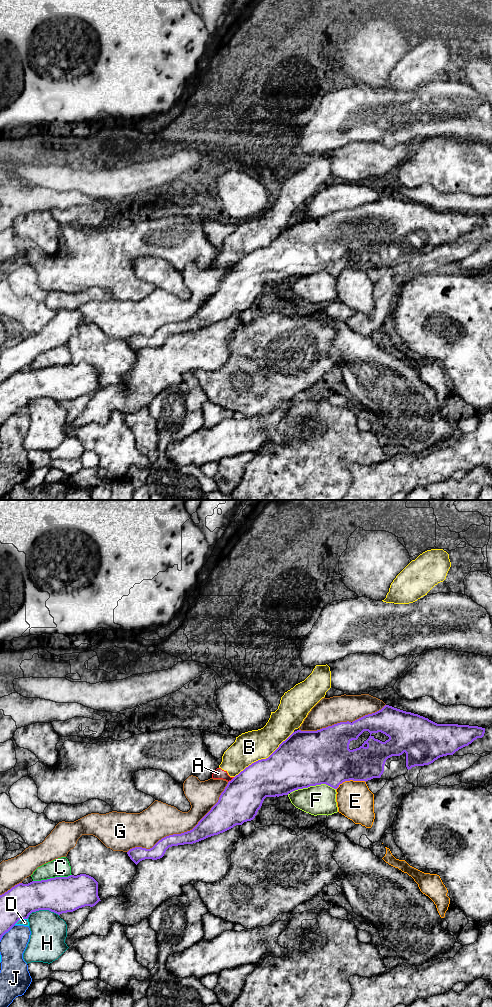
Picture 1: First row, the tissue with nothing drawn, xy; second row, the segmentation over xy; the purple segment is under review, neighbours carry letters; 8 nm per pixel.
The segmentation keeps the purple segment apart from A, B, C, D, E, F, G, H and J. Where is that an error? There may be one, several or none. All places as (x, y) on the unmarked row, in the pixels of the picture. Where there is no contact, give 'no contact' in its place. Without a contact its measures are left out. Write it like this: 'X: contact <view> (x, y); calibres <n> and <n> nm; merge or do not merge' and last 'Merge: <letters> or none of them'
A: contact xy (232, 267); calibres 320 and 80 nm; do not merge
B: contact xy (263, 247); calibres 380 and 260 nm; do not merge
C: contact xy (52, 366); calibres 280 and 150 nm; do not merge
D: contact xy (20, 407); calibres 260 and 50 nm; do not merge
E: contact xy (350, 267); calibres 400 and 300 nm; do not merge
F: contact xy (312, 273); calibres 440 and 240 nm; do not merge
G: contact xy (182, 321); calibres 180 and 280 nm; do not merge
H: contact xy (42, 397); calibres 280 and 280 nm; do not merge
J: contact xy (6, 419); calibres 260 and 220 nm; do not merge
Merge: none of them

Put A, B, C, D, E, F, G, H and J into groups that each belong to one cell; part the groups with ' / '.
A B / C / D / E / F / G / H / J

